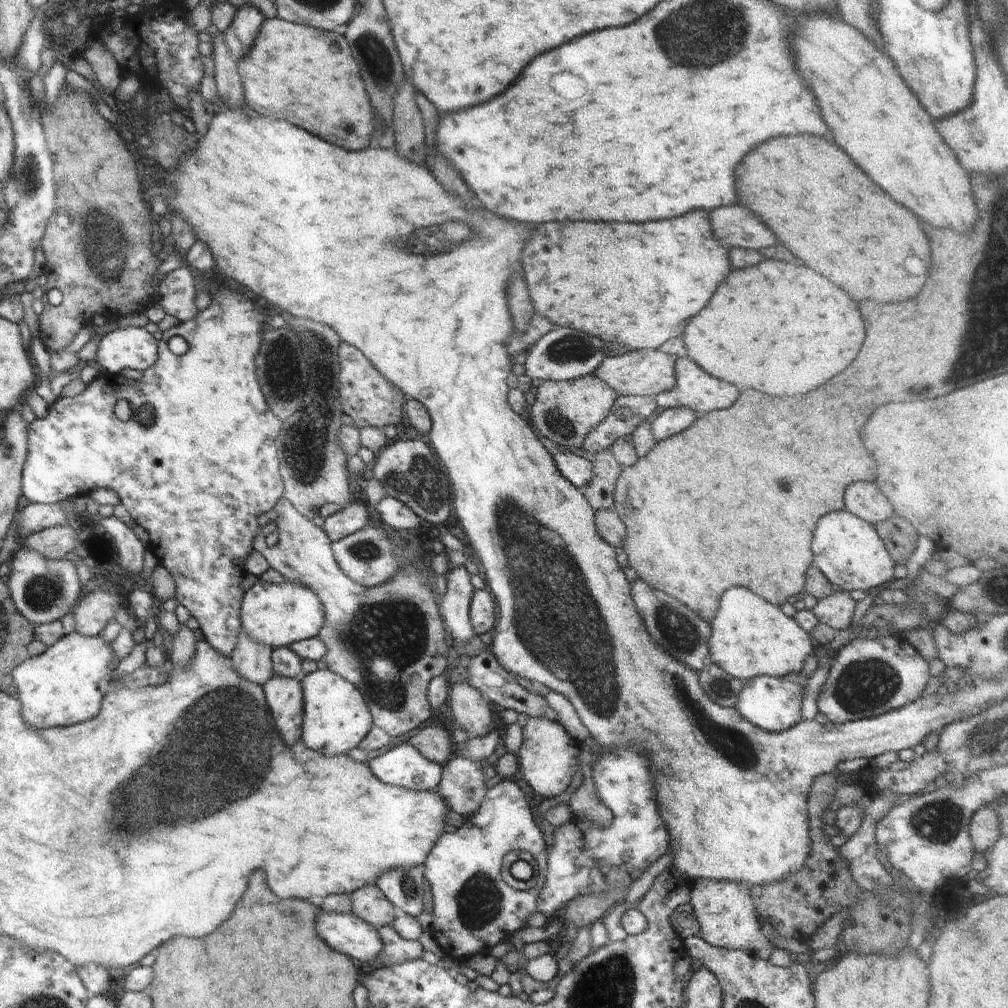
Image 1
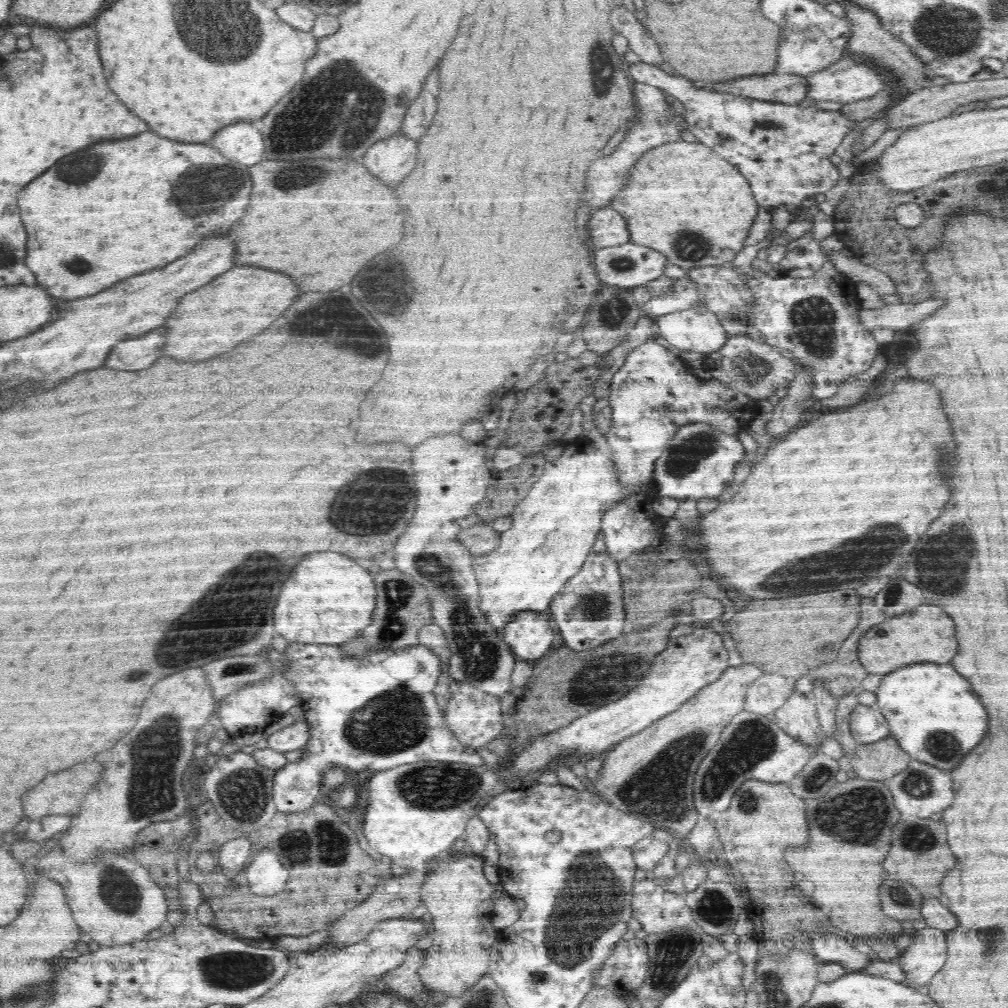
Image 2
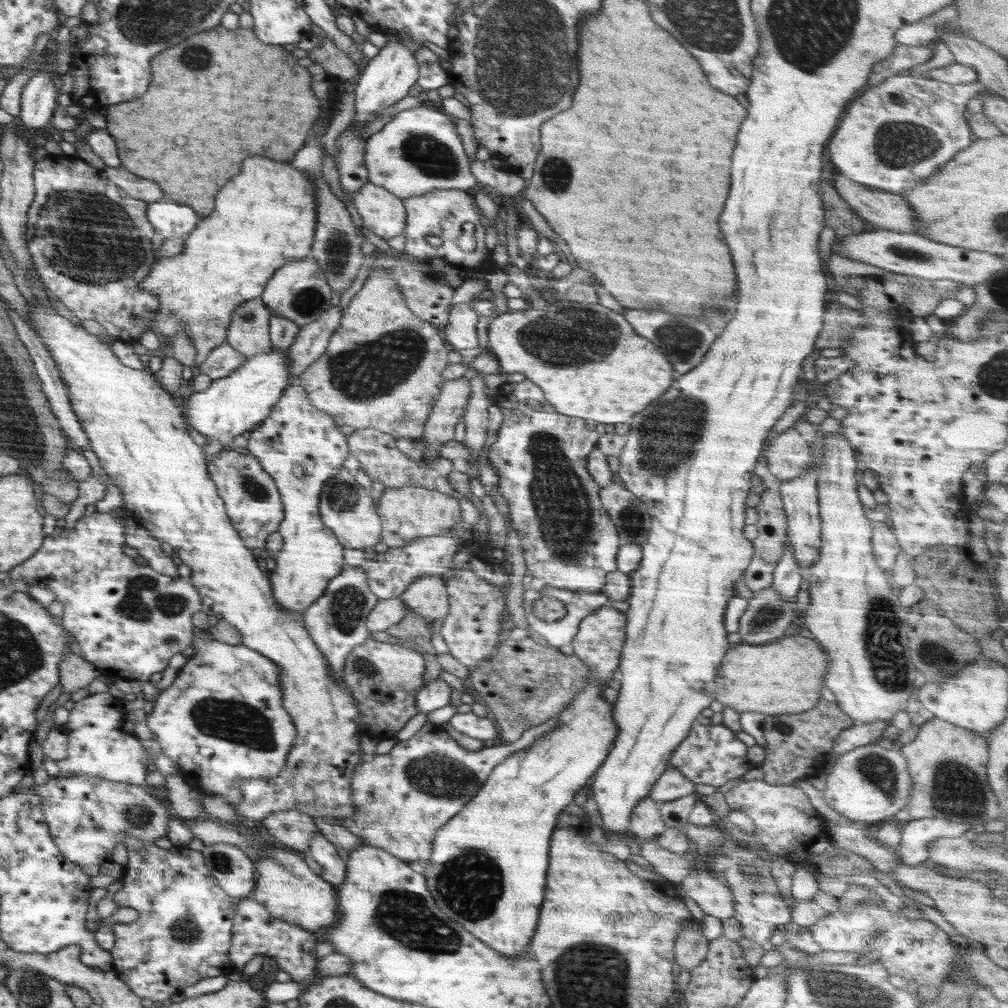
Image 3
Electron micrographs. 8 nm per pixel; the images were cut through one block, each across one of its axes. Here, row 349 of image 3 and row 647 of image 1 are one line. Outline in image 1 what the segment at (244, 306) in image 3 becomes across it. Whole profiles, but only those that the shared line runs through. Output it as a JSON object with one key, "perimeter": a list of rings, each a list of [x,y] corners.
{"perimeter":[[[241,628],[229,662],[240,676],[263,686],[274,676],[272,652],[270,646],[250,639]]]}

